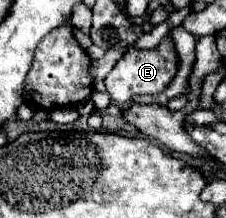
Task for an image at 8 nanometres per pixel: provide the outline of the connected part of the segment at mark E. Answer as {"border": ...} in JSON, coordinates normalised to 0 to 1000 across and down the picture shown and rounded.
{"border":[[[726,174],[699,220],[584,220],[584,229],[566,229],[549,248],[549,266],[513,284],[513,303],[487,321],[487,339],[469,349],[460,376],[496,459],[522,468],[522,477],[549,477],[549,468],[575,468],[584,440],[611,440],[611,431],[699,431],[699,422],[717,422],[770,349],[779,349],[770,193],[752,193],[752,174]]]}

